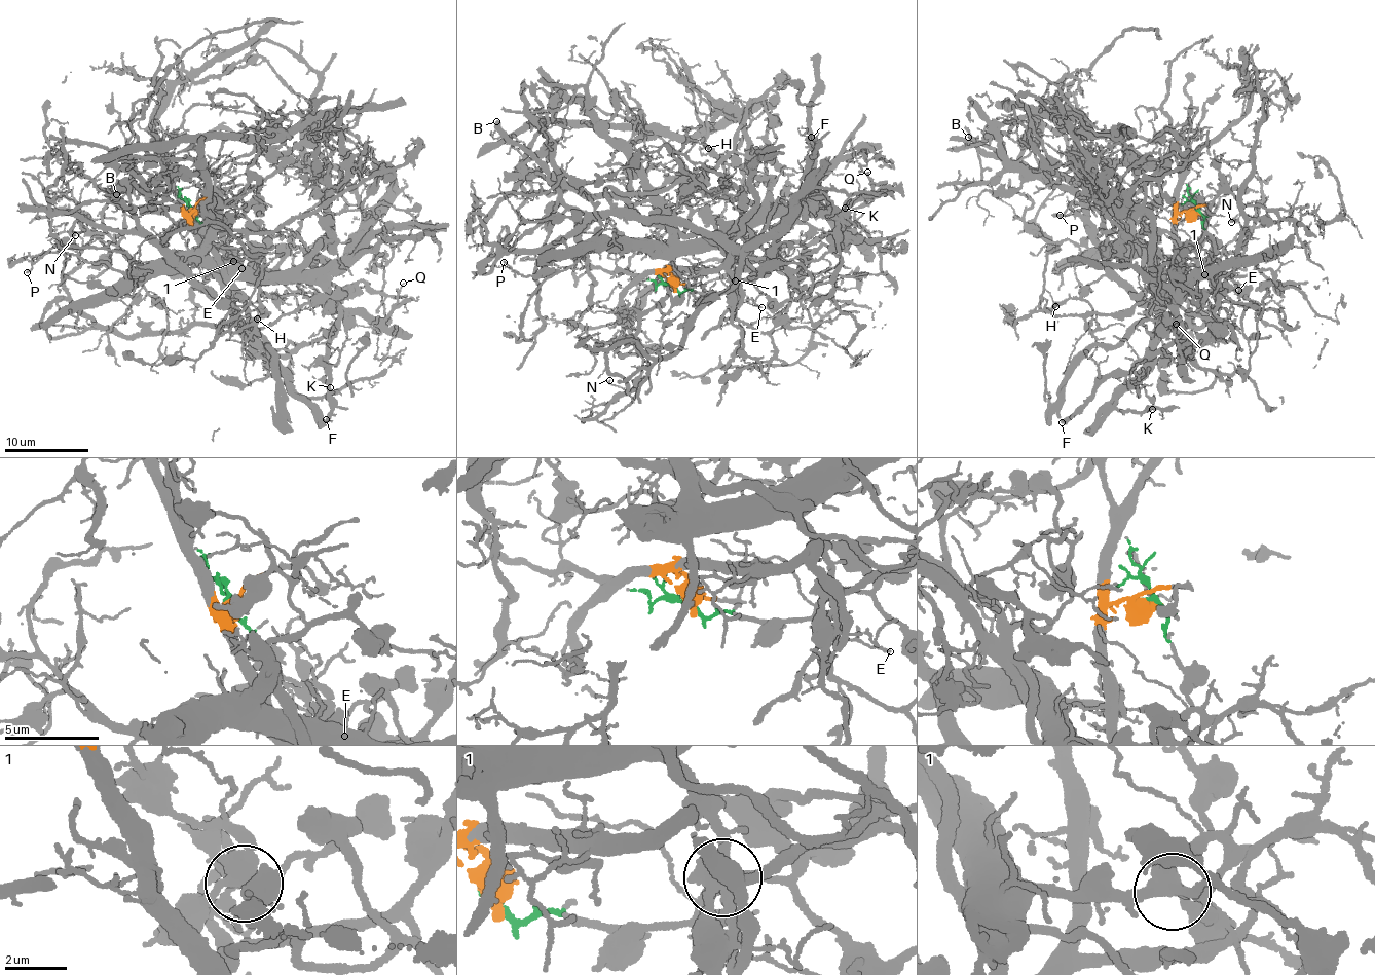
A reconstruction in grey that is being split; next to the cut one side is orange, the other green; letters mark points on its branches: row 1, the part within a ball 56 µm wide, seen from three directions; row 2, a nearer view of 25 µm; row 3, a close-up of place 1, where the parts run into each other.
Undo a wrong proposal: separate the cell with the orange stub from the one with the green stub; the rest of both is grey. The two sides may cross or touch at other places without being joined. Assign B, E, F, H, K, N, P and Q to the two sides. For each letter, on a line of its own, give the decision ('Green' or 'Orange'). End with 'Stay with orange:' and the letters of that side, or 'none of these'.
B: Orange
E: Green
F: Green
H: Orange
K: Orange
N: Orange
P: Orange
Q: Green
Stay with orange: B, H, K, N, P

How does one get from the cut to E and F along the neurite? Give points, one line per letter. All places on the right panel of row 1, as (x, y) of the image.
E: (1195, 210), (1204, 219), (1204, 233), (1216, 257), (1233, 267), (1228, 275), (1238, 290)
F: (1195, 210), (1218, 266), (1213, 273), (1165, 275), (1161, 288), (1173, 302), (1176, 338), (1107, 377), (1062, 421)

